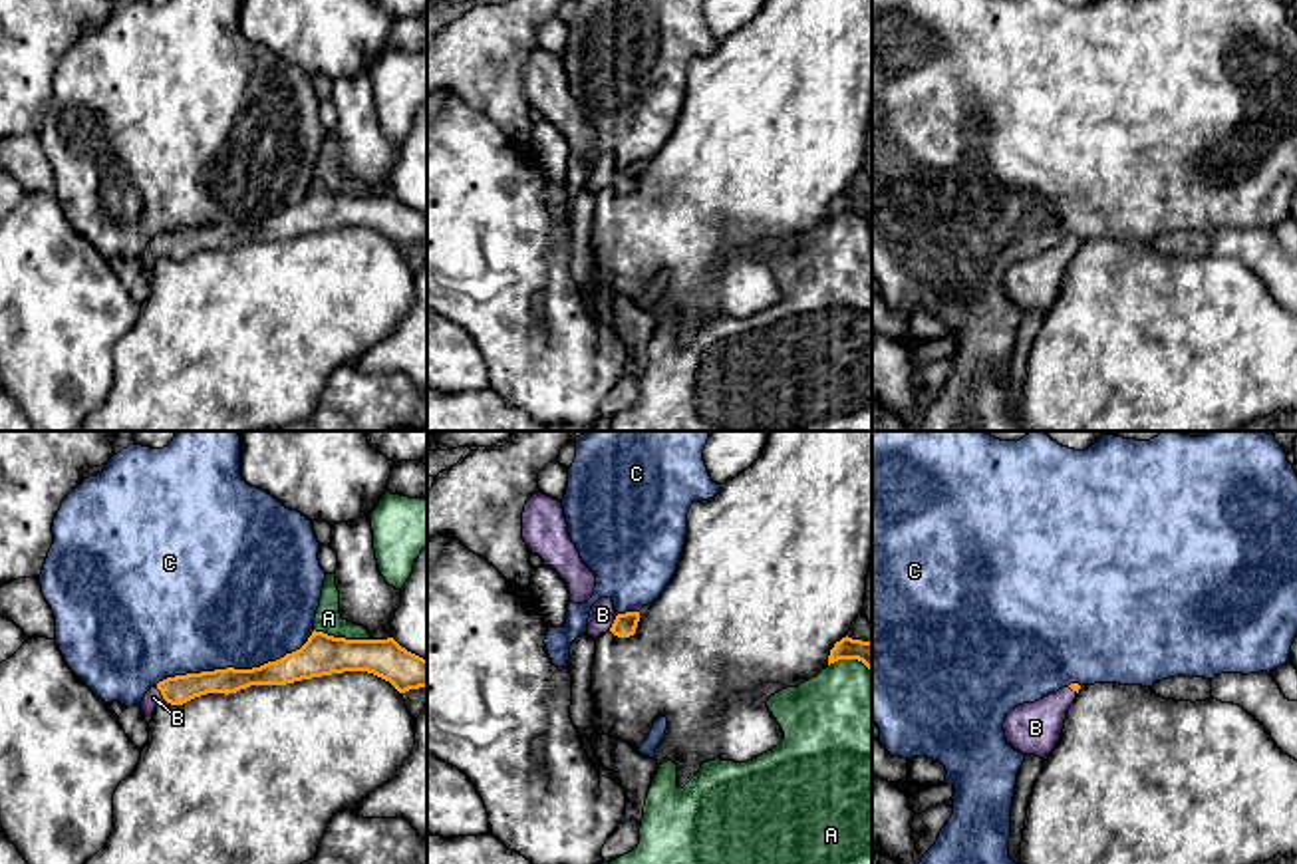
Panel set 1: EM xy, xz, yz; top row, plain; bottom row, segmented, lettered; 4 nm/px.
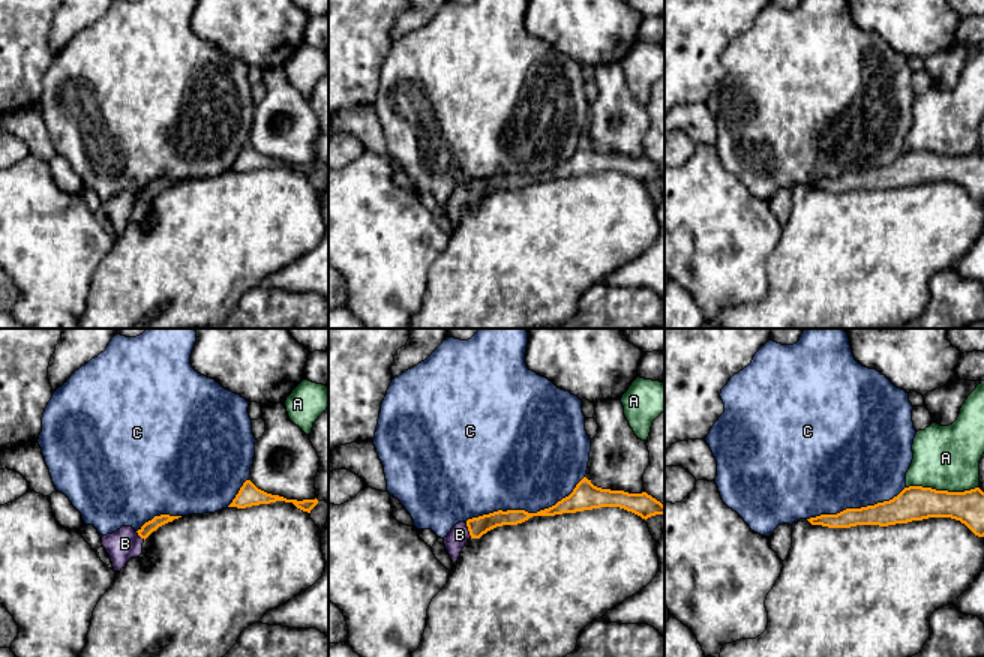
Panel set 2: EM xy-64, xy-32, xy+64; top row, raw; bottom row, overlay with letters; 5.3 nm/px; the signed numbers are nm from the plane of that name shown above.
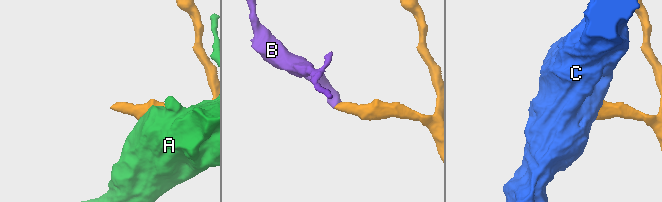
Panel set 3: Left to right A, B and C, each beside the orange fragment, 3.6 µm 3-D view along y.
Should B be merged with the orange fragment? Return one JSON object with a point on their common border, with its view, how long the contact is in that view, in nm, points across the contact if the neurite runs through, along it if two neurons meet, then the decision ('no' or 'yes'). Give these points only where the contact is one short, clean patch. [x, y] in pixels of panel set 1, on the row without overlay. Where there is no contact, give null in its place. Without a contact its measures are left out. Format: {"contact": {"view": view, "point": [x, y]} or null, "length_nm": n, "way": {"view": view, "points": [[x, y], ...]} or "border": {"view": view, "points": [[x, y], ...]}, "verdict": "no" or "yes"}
{"contact": {"view": "xz", "point": [614, 177]}, "length_nm": 80, "way": {"view": "xz", "points": [[624, 179], [614, 177], [602, 169]]}, "verdict": "yes"}

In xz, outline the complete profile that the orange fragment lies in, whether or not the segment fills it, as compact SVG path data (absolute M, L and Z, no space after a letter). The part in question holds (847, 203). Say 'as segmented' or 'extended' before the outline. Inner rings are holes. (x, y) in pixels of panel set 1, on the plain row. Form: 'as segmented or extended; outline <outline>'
as segmented; outline M842 193L828 211L828 220L838 215L858 215L872 226L872 197Z

